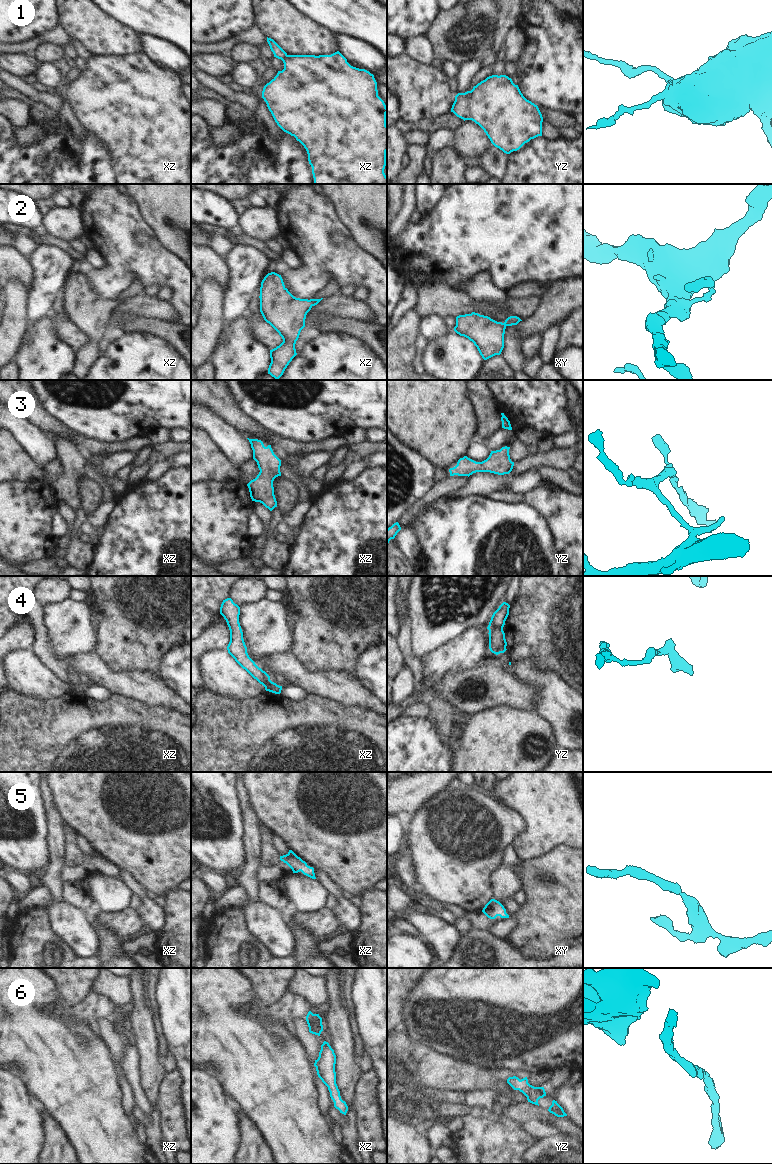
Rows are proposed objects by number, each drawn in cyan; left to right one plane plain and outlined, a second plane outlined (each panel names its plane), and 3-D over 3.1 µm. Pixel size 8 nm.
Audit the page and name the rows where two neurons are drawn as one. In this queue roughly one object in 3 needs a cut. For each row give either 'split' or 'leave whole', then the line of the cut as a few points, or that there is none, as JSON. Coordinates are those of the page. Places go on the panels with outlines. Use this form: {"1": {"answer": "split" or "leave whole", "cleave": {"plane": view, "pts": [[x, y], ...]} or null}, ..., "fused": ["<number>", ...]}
{"1": {"answer": "split", "cleave": {"plane": "xz", "pts": [[287, 55], [282, 60]]}}, "2": {"answer": "leave whole", "cleave": null}, "3": {"answer": "leave whole", "cleave": null}, "4": {"answer": "split", "cleave": {"plane": "yz", "pts": [[502, 627], [492, 627], [489, 630]]}}, "5": {"answer": "leave whole", "cleave": null}, "6": {"answer": "leave whole", "cleave": null}, "fused": ["1", "4"]}

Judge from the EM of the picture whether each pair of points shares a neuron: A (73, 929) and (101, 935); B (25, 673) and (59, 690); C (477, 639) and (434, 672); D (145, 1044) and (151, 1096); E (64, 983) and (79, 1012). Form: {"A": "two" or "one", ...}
{"A": "two", "B": "one", "C": "one", "D": "one", "E": "two"}

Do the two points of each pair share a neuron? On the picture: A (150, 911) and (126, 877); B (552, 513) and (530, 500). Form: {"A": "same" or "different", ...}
{"A": "same", "B": "same"}

